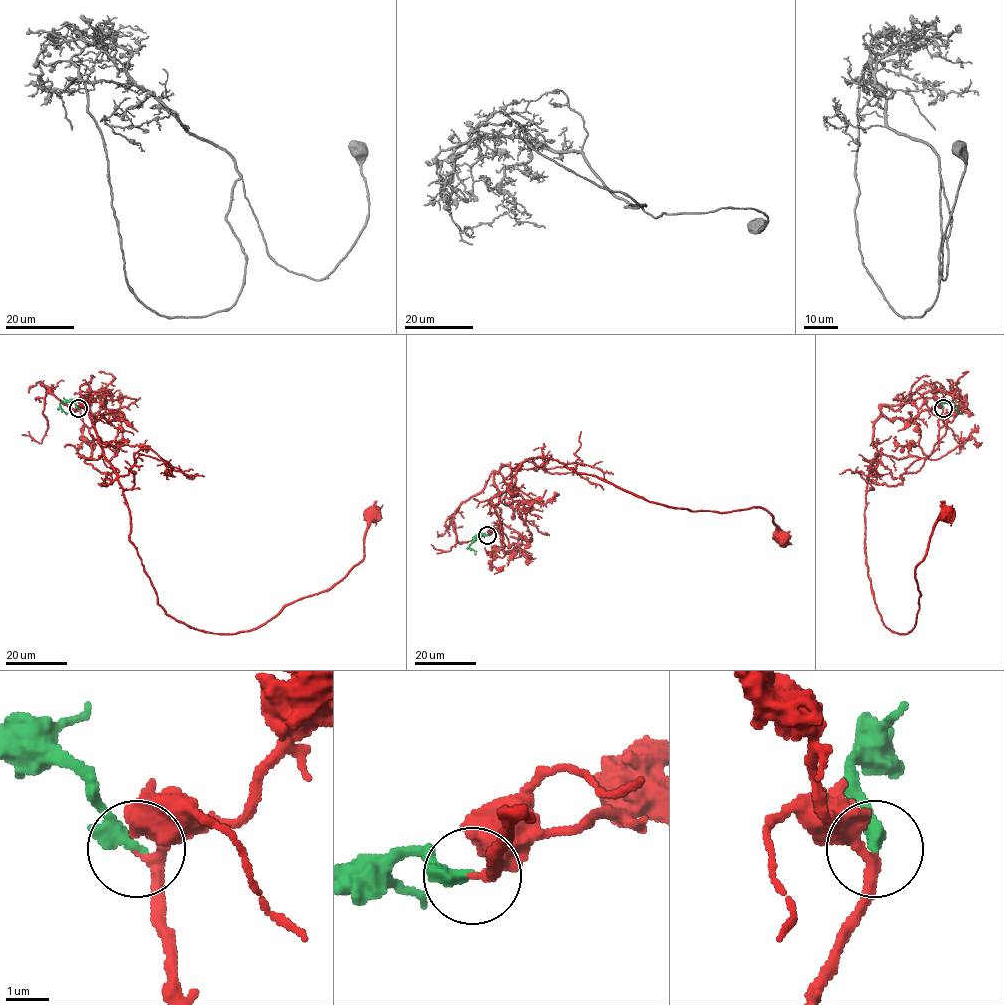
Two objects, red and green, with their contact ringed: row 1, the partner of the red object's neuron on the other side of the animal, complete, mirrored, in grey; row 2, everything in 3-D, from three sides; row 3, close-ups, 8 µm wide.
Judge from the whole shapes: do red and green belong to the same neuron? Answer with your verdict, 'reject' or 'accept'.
accept

